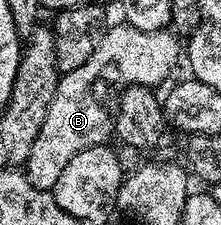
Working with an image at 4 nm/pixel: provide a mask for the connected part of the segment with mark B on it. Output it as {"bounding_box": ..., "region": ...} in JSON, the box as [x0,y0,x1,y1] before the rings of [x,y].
{"bounding_box":[26,24,182,191],"region":[[[134,24],[127,25],[109,25],[90,58],[74,71],[61,73],[60,85],[54,92],[54,100],[50,100],[50,108],[46,108],[46,120],[42,120],[38,140],[34,140],[34,148],[30,148],[26,163],[26,173],[34,188],[52,191],[54,184],[58,184],[58,176],[62,176],[66,164],[70,164],[78,152],[91,146],[103,146],[109,141],[108,137],[113,137],[113,115],[92,95],[96,82],[156,88],[159,82],[171,76],[176,61],[179,58],[181,61],[182,42],[171,29],[148,32],[139,30]]]}

